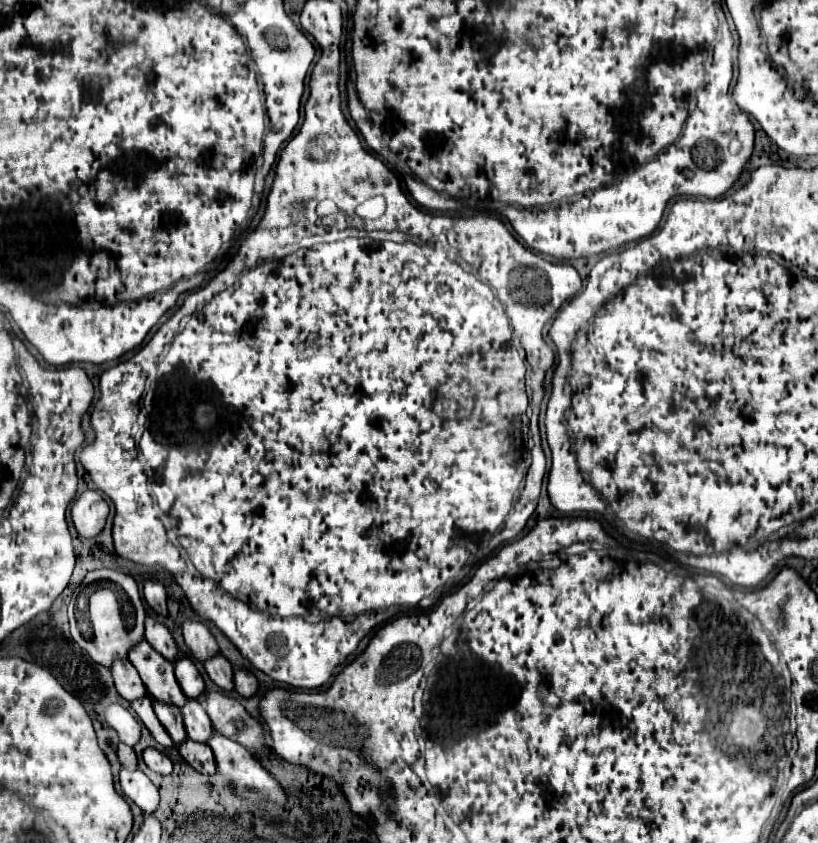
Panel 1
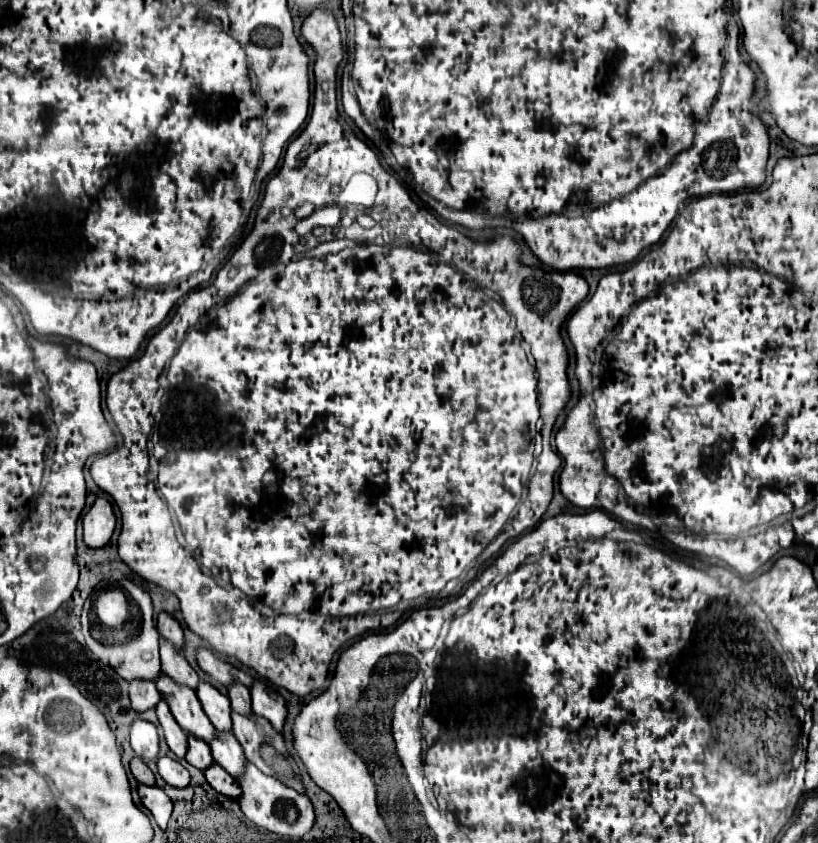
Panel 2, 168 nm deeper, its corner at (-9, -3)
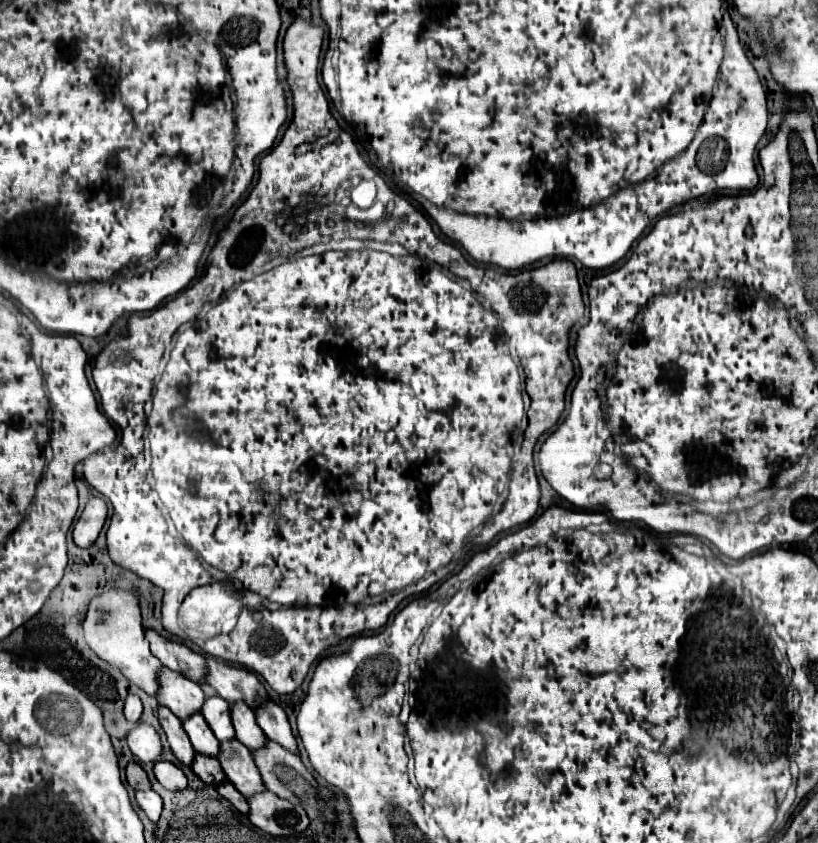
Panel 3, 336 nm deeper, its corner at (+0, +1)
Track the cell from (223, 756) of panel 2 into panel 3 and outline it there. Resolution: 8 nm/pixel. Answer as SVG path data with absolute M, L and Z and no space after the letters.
M240 744L240 750L230 750L230 754L232 756L228 758L226 752L222 750L218 754L218 762L220 762L226 778L236 786L236 790L242 792L244 796L250 796L250 794L254 794L258 790L264 790L260 772L254 766L250 750Z

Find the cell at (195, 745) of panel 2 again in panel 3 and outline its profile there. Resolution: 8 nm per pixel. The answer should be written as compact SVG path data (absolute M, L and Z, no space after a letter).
M196 754L194 756L192 770L206 784L220 784L220 782L226 780L224 774L222 774L222 768L218 766L218 760L216 758L206 758L204 754Z

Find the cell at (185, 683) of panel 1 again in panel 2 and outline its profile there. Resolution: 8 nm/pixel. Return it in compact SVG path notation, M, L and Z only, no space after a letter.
M201 682L197 686L197 698L201 700L203 710L209 716L209 720L213 722L213 726L221 732L229 732L231 730L231 704L229 704L229 698L223 696L219 690L215 690L207 682Z

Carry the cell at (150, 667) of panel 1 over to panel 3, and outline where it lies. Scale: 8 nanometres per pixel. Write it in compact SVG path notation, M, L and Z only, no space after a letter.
M200 712L184 718L182 728L186 730L196 752L206 754L206 756L214 756L214 758L218 756L220 742L214 738L214 734L210 734L210 728L206 726L206 720L200 716Z

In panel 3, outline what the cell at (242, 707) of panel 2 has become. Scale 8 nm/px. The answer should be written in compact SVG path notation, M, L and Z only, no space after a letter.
M238 702L238 706L230 706L230 712L232 712L232 724L236 730L236 738L246 748L256 750L266 744L266 736L258 728L254 712L250 710L250 706L246 706L246 702Z

